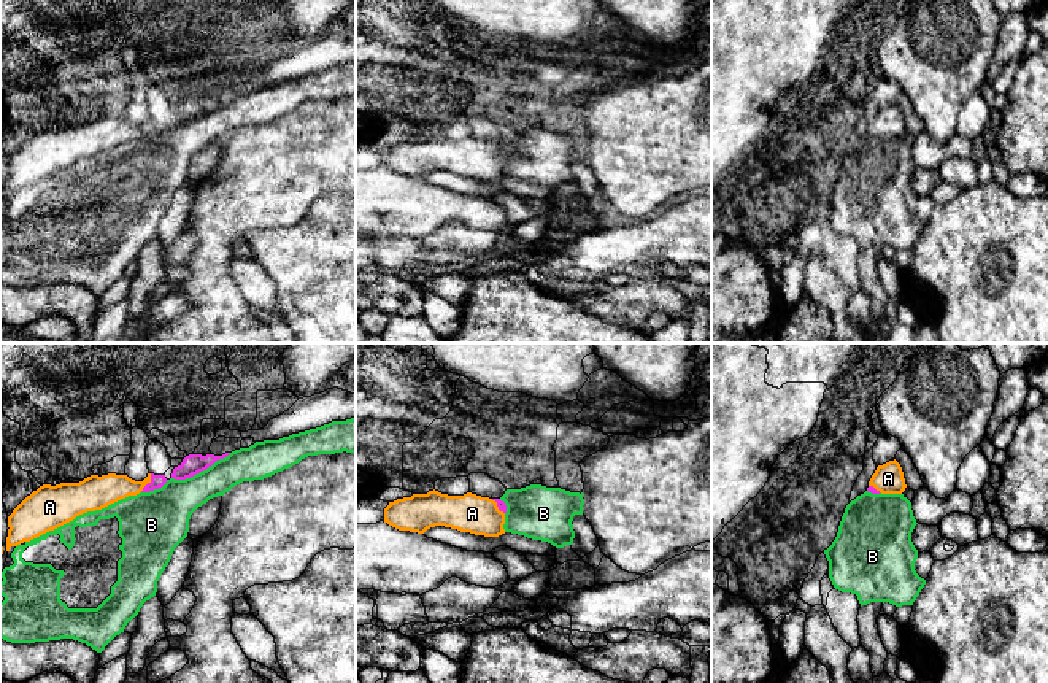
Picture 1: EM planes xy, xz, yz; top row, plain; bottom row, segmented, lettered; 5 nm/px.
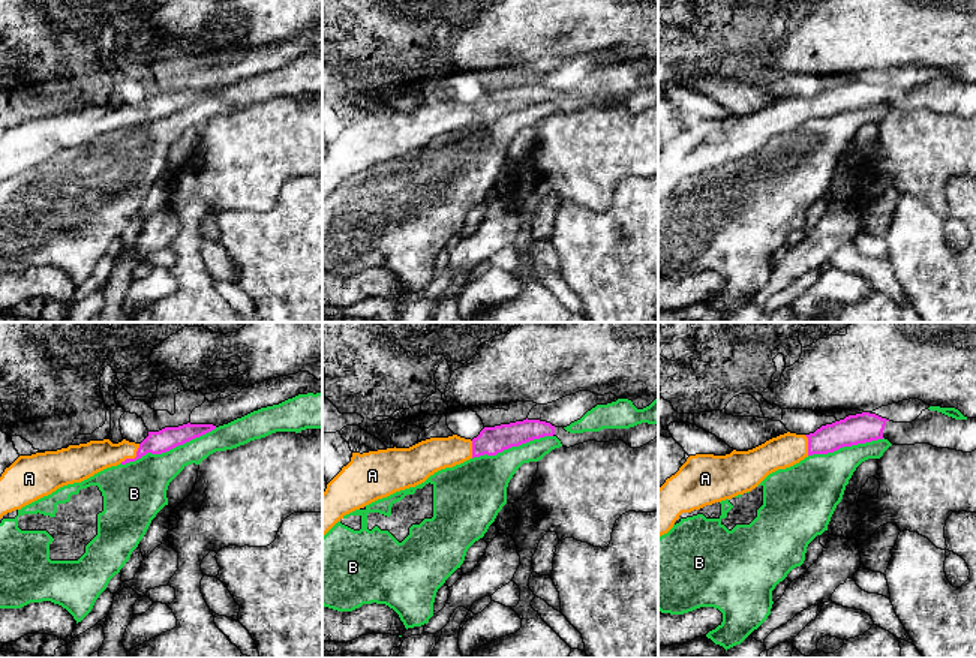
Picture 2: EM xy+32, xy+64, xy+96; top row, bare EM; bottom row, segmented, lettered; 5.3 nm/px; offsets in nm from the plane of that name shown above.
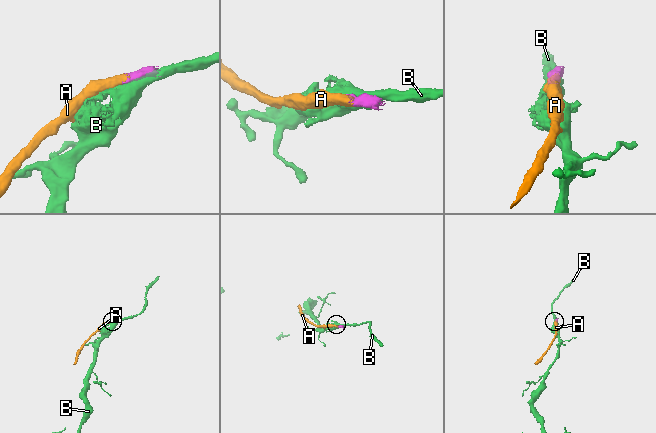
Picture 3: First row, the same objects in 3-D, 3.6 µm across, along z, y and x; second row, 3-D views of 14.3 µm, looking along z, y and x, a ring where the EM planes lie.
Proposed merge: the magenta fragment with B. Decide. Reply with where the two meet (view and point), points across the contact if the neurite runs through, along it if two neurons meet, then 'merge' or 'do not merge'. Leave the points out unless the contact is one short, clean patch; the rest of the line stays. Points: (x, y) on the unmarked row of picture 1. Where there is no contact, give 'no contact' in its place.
meets magenta in xy at (200, 115); do not merge

